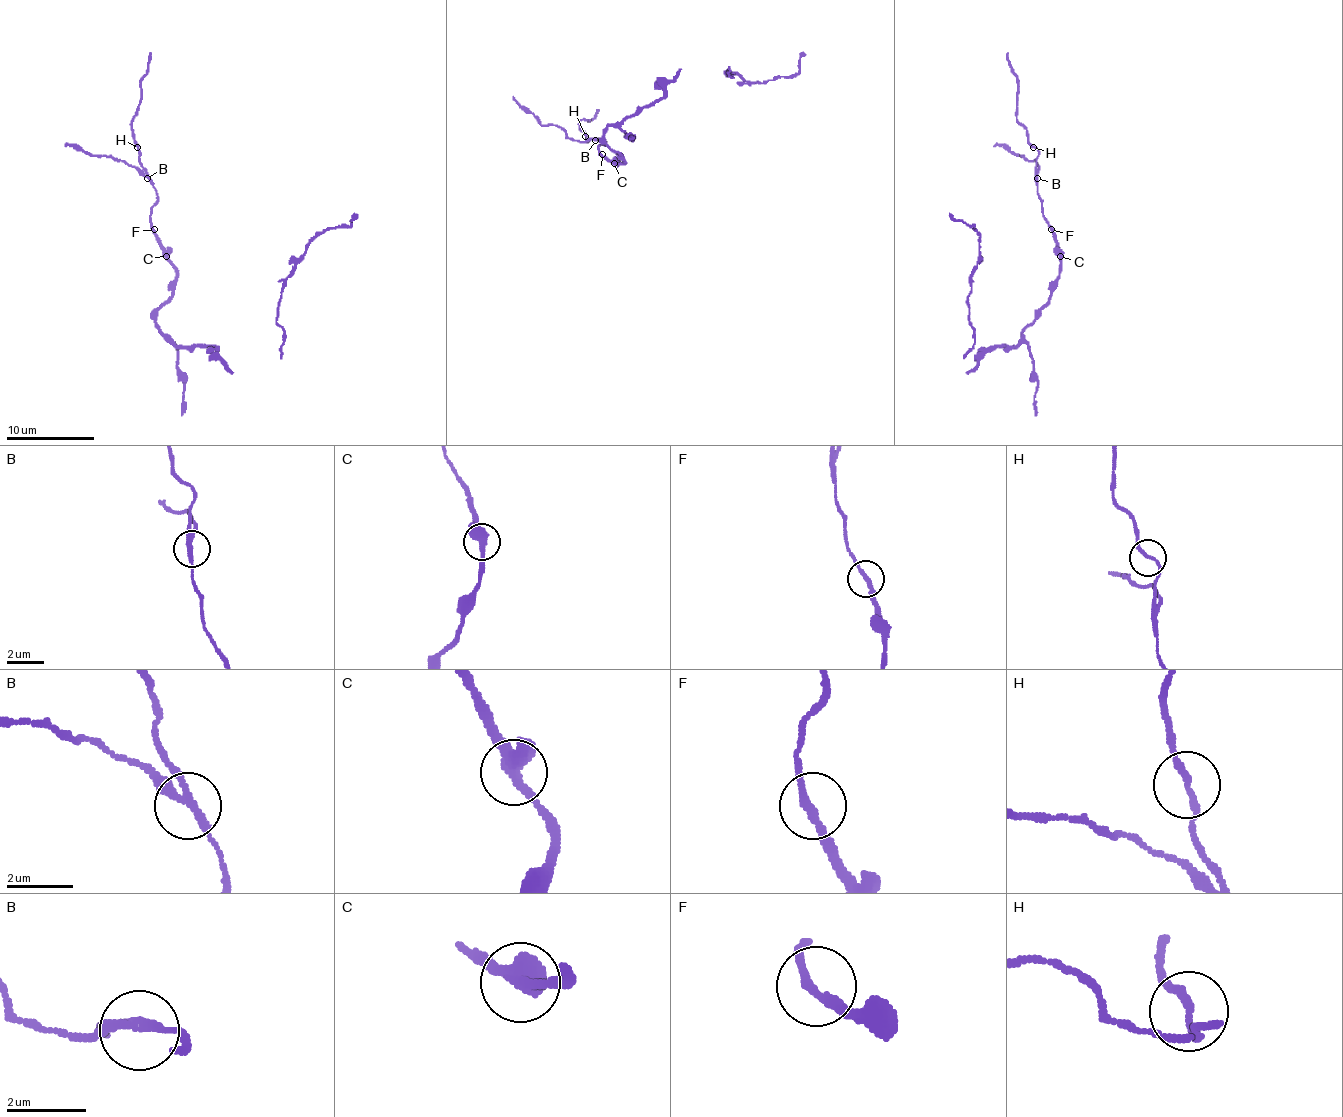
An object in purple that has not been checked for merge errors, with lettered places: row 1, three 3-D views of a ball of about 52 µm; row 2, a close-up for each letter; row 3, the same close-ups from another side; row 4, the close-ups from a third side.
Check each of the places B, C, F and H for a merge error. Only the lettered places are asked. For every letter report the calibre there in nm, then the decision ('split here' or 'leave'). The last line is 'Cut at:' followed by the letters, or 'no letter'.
B: calibre 200 nm; split here
C: calibre 440 nm; split here
F: calibre 200 nm; leave
H: calibre 180 nm; leave
Cut at: B, C

